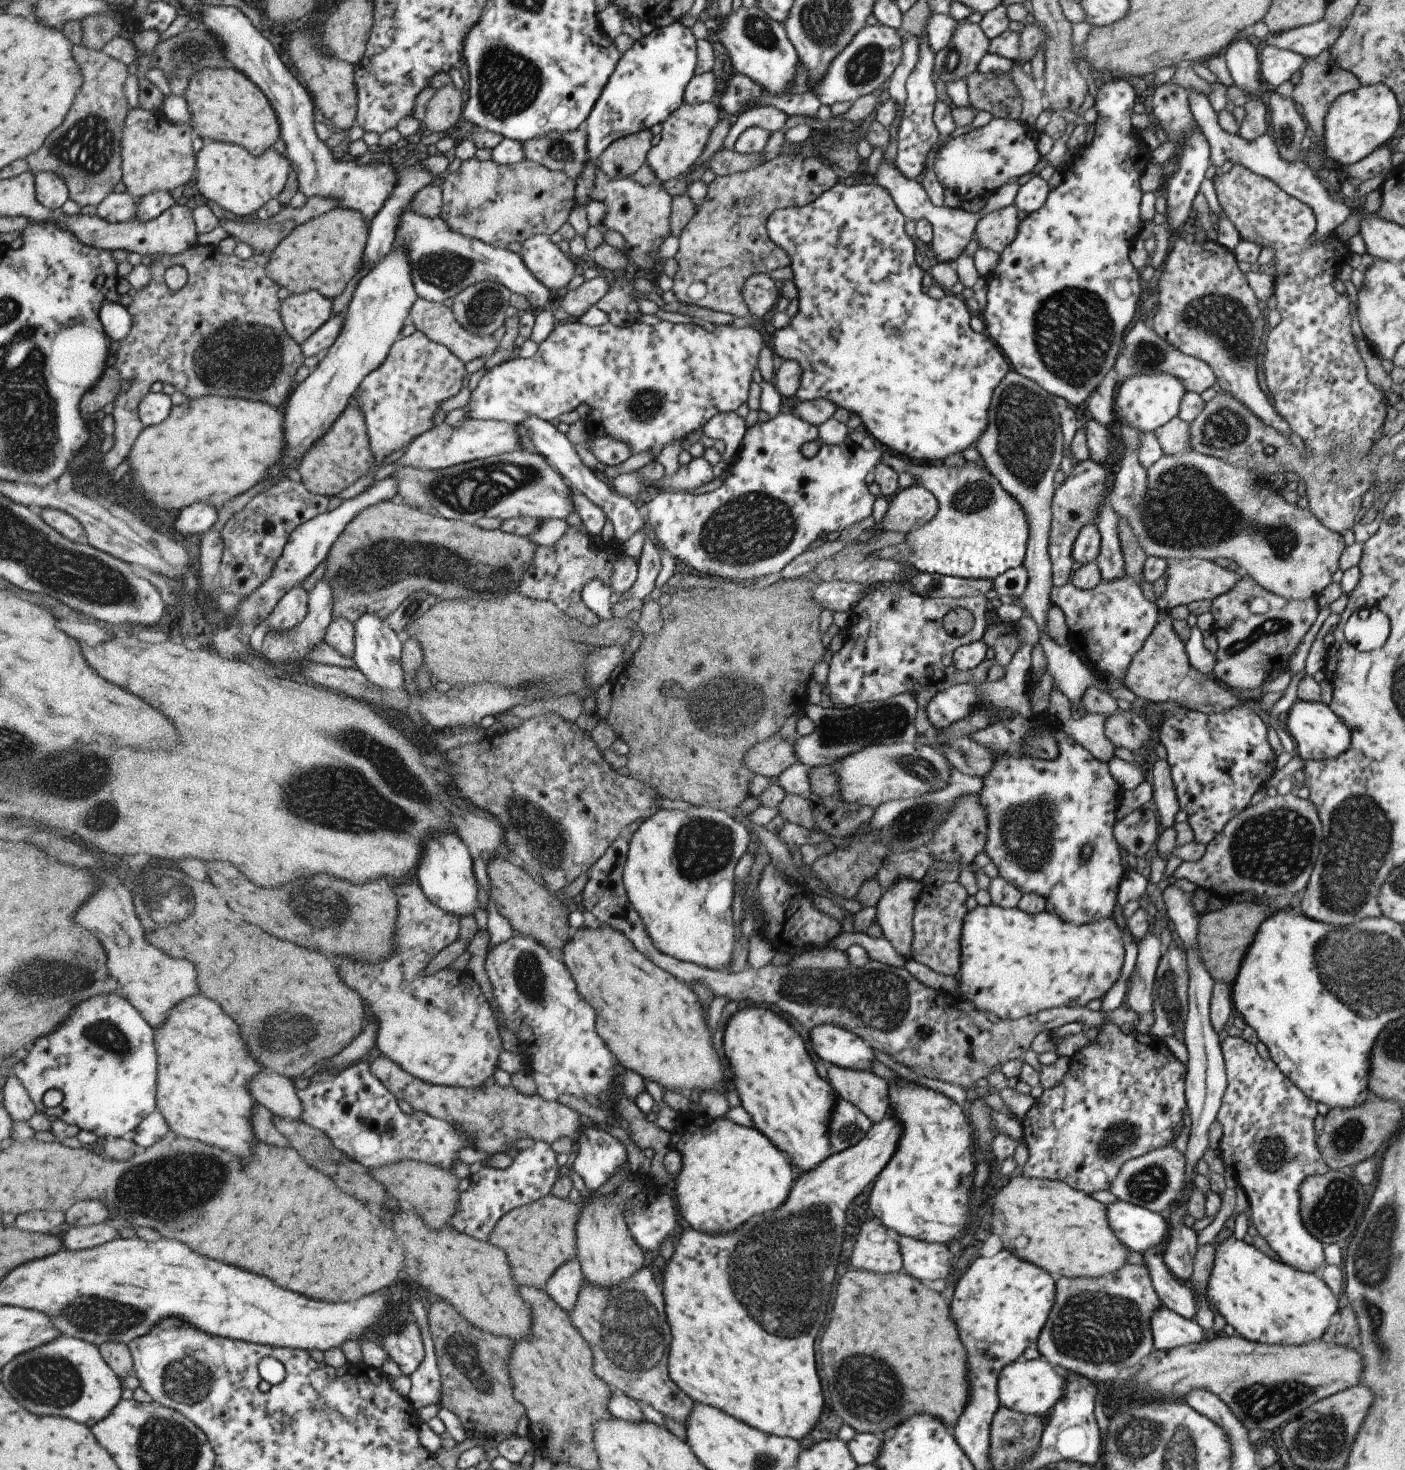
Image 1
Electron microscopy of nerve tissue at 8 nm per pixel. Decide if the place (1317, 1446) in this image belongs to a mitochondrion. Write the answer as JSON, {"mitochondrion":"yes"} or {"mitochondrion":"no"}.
{"mitochondrion":"yes"}

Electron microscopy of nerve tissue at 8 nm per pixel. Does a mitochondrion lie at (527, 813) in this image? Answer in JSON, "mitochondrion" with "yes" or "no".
{"mitochondrion":"yes"}

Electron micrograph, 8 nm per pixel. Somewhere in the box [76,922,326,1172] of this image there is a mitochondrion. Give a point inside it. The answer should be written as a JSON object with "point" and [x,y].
{"point":[263,1016]}

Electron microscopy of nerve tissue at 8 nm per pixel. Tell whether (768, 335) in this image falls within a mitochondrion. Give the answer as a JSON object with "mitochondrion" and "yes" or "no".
{"mitochondrion":"no"}

